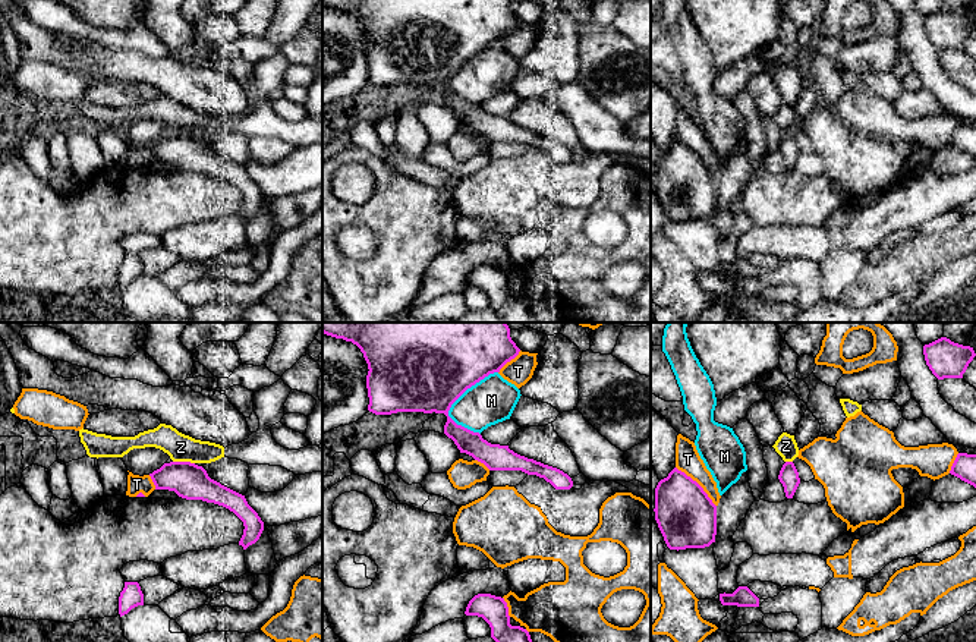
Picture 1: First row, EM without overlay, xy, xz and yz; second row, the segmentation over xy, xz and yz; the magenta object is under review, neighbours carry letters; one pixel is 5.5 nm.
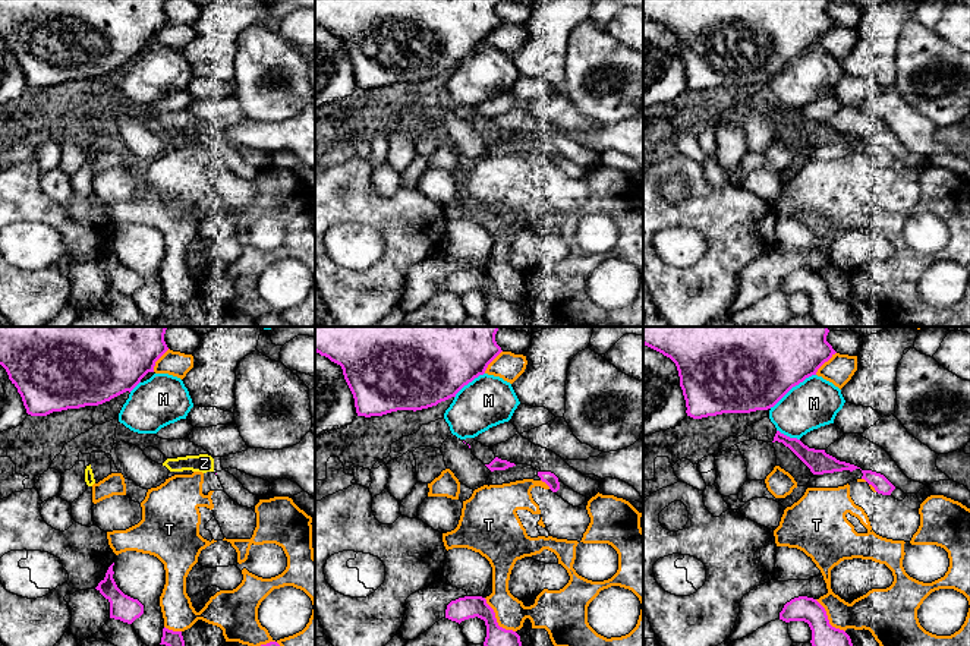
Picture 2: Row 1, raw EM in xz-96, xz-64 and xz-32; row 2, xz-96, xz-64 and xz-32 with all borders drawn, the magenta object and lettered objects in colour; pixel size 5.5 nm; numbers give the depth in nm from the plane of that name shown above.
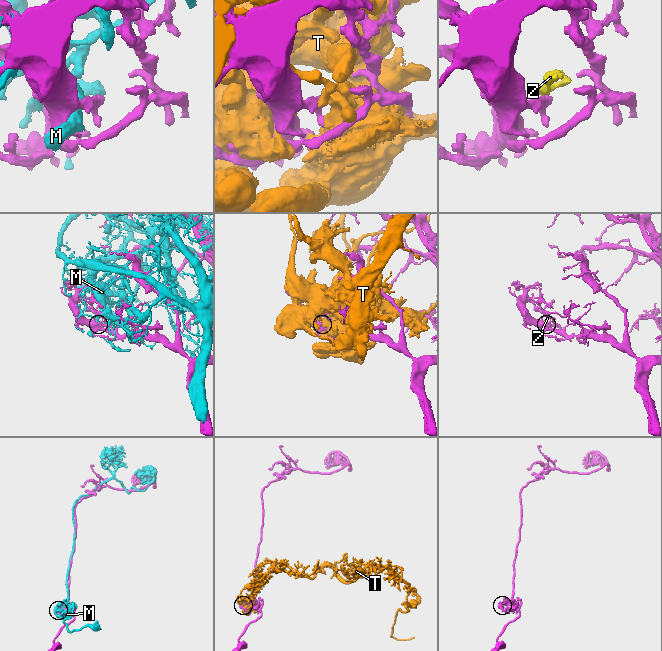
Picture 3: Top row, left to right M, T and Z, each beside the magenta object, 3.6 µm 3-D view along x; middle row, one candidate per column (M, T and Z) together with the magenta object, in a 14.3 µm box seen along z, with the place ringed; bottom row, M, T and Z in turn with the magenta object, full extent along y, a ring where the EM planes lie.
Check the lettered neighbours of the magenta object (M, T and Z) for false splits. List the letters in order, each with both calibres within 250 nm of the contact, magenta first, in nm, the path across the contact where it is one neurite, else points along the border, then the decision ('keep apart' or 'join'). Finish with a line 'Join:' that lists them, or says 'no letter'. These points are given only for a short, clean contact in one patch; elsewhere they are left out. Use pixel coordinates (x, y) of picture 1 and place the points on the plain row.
M: 460/260 nm | keep apart
T: 320/140 nm | keep apart
Z: 200/150 nm | along xy (173, 132), (189, 132), (194, 135) | keep apart
Join: no letter

